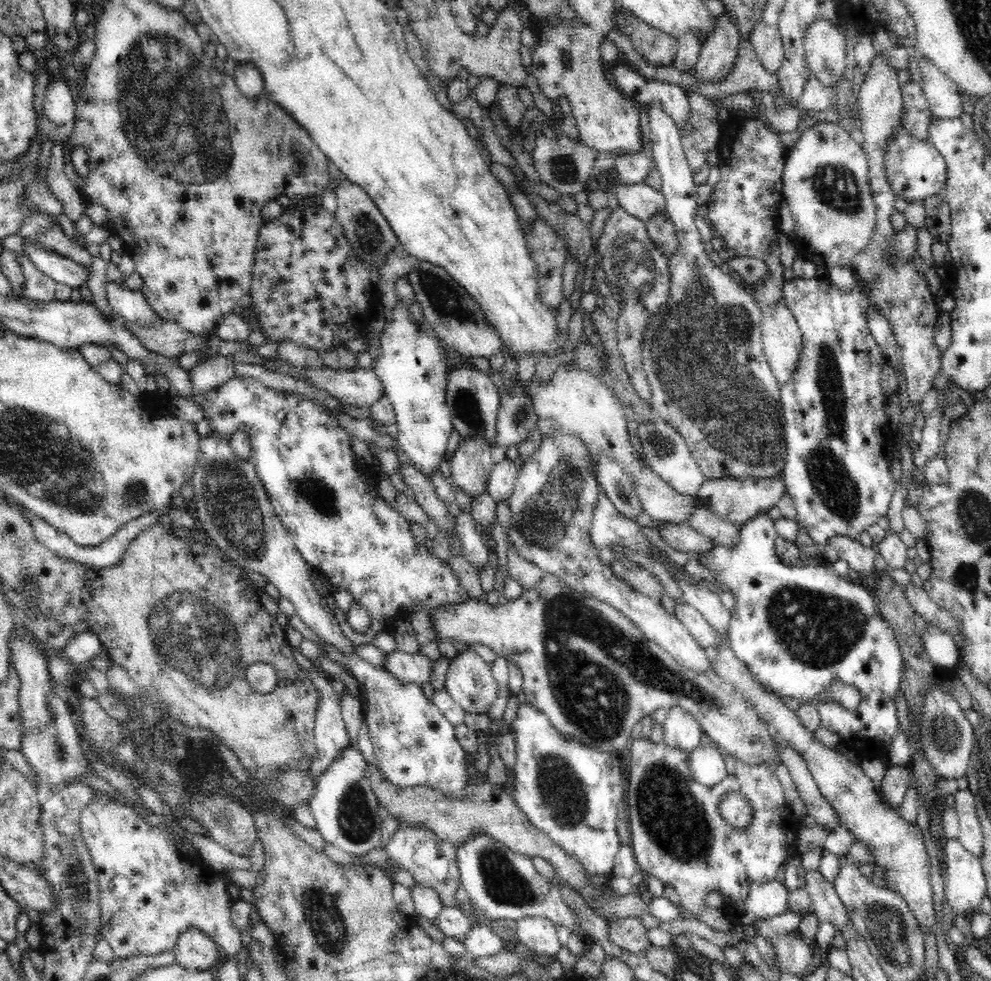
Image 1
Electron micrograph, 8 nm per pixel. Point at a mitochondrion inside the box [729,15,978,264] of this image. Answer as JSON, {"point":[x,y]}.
{"point":[836,187]}

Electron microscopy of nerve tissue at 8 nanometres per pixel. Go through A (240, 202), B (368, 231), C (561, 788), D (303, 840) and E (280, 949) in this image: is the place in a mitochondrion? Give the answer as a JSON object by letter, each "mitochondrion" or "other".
{"A":"other","B":"mitochondrion","C":"mitochondrion","D":"other","E":"other"}

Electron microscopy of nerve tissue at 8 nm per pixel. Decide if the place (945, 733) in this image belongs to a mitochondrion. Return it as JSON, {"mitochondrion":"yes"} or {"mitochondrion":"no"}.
{"mitochondrion":"yes"}

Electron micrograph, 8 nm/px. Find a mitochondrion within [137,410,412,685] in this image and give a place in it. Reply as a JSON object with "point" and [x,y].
{"point":[230,502]}

